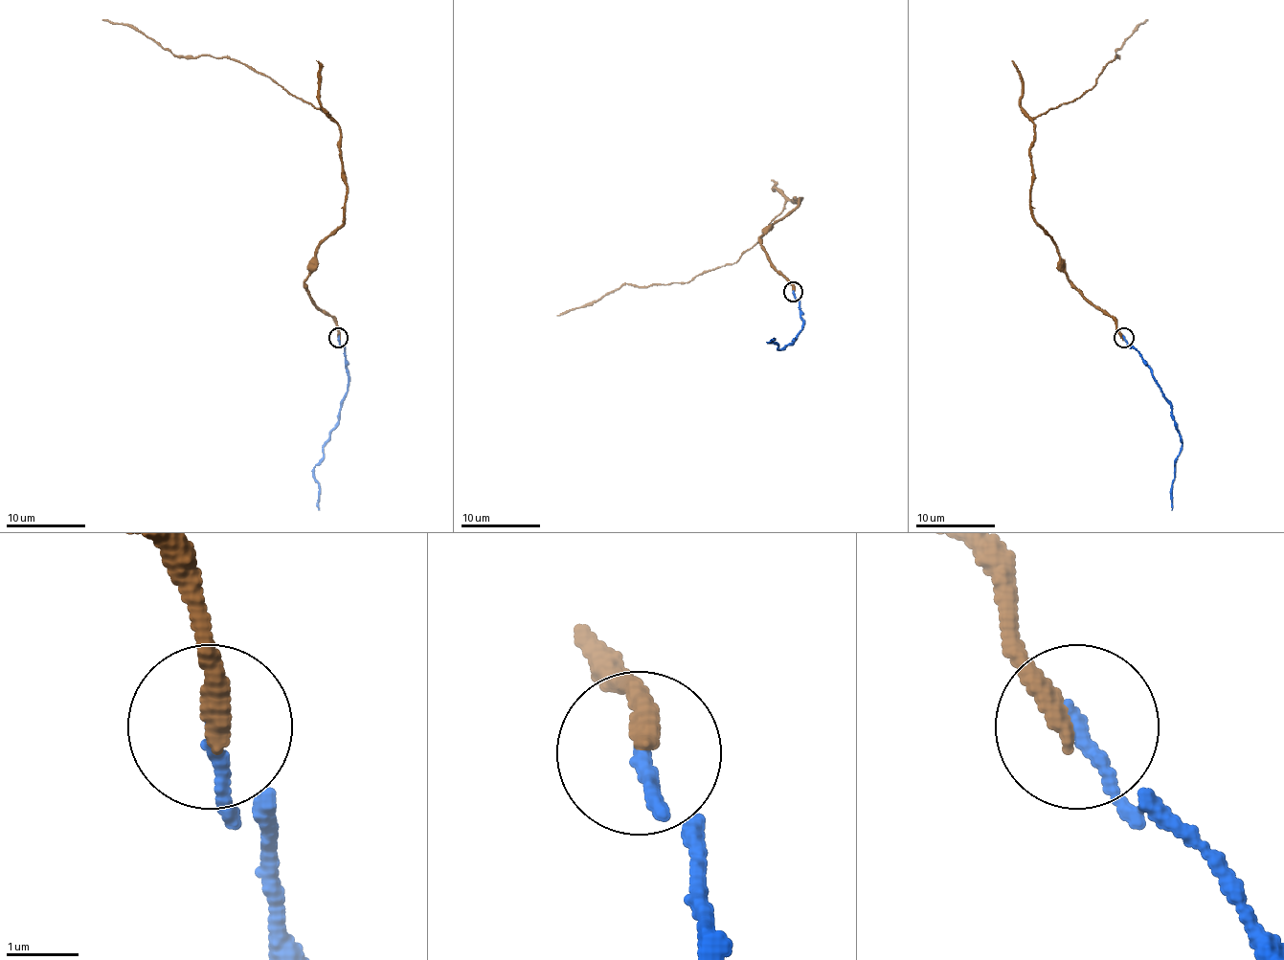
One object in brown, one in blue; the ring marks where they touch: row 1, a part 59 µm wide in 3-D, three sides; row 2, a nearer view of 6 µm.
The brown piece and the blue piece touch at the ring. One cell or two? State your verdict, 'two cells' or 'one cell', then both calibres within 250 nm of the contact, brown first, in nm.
two cells; 320 nm thick on the brown side, 200 nm on the other

